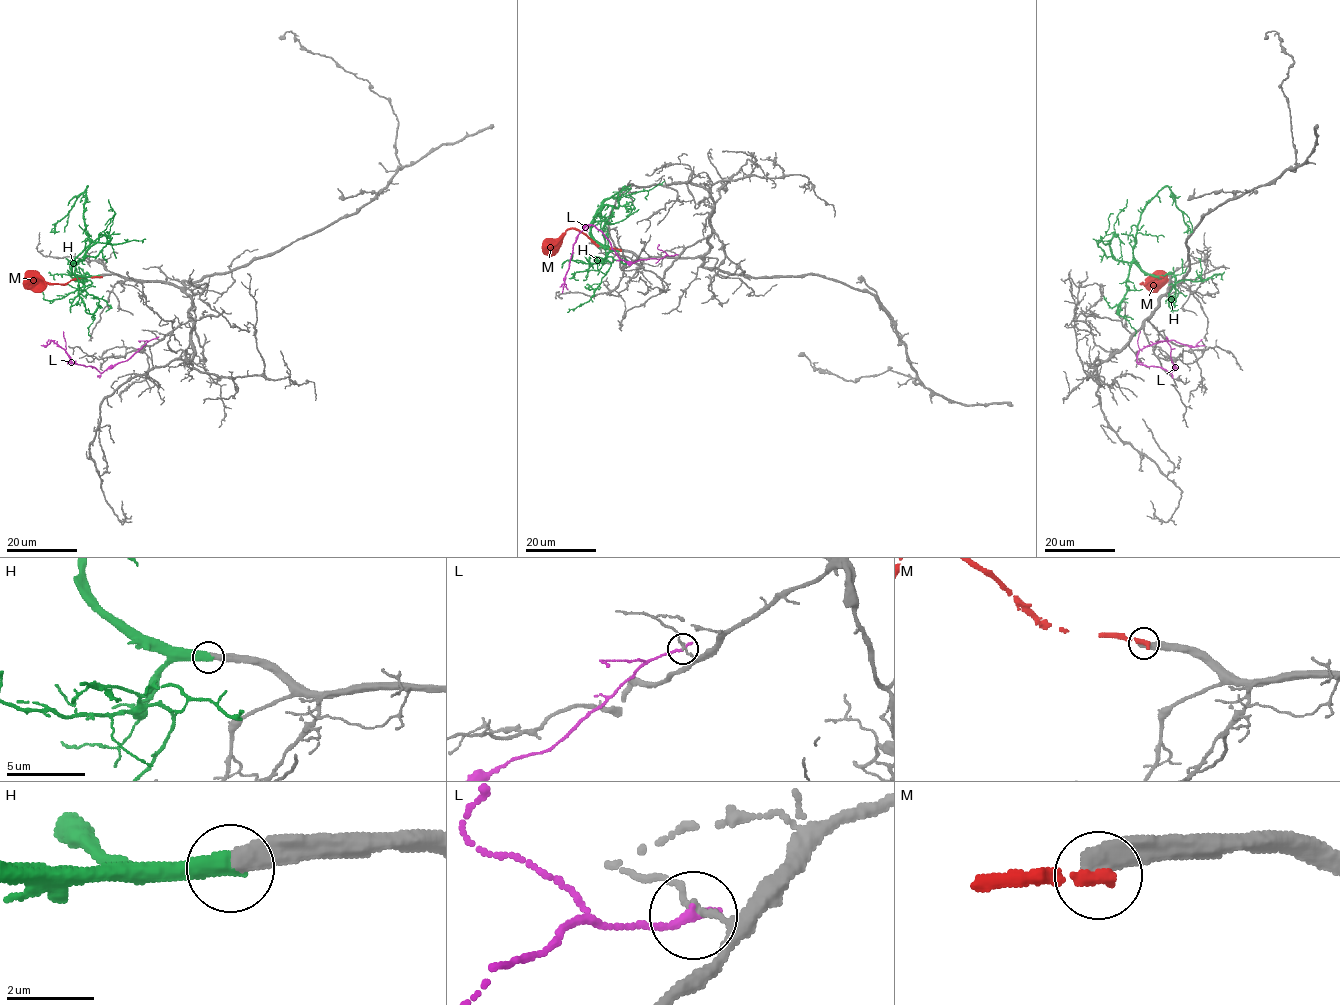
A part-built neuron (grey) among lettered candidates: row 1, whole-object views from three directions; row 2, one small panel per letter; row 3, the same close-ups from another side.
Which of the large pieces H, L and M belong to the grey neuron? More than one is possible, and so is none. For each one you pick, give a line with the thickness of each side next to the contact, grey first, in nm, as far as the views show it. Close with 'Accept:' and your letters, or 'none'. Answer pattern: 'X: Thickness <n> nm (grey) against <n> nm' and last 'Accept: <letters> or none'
H: Thickness 440 nm (grey) against 500 nm
Accept: H

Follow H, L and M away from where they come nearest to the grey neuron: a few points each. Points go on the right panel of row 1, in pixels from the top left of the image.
H: (1162, 276), (1151, 276), (1133, 256), (1140, 212), (1165, 186), (1168, 187), (1183, 221), (1192, 231)
L: (1167, 338), (1174, 365), (1172, 371), (1137, 362), (1140, 349), (1158, 342), (1174, 340), (1193, 347), (1202, 339)
M: (1161, 277), (1140, 284), (1165, 280)

